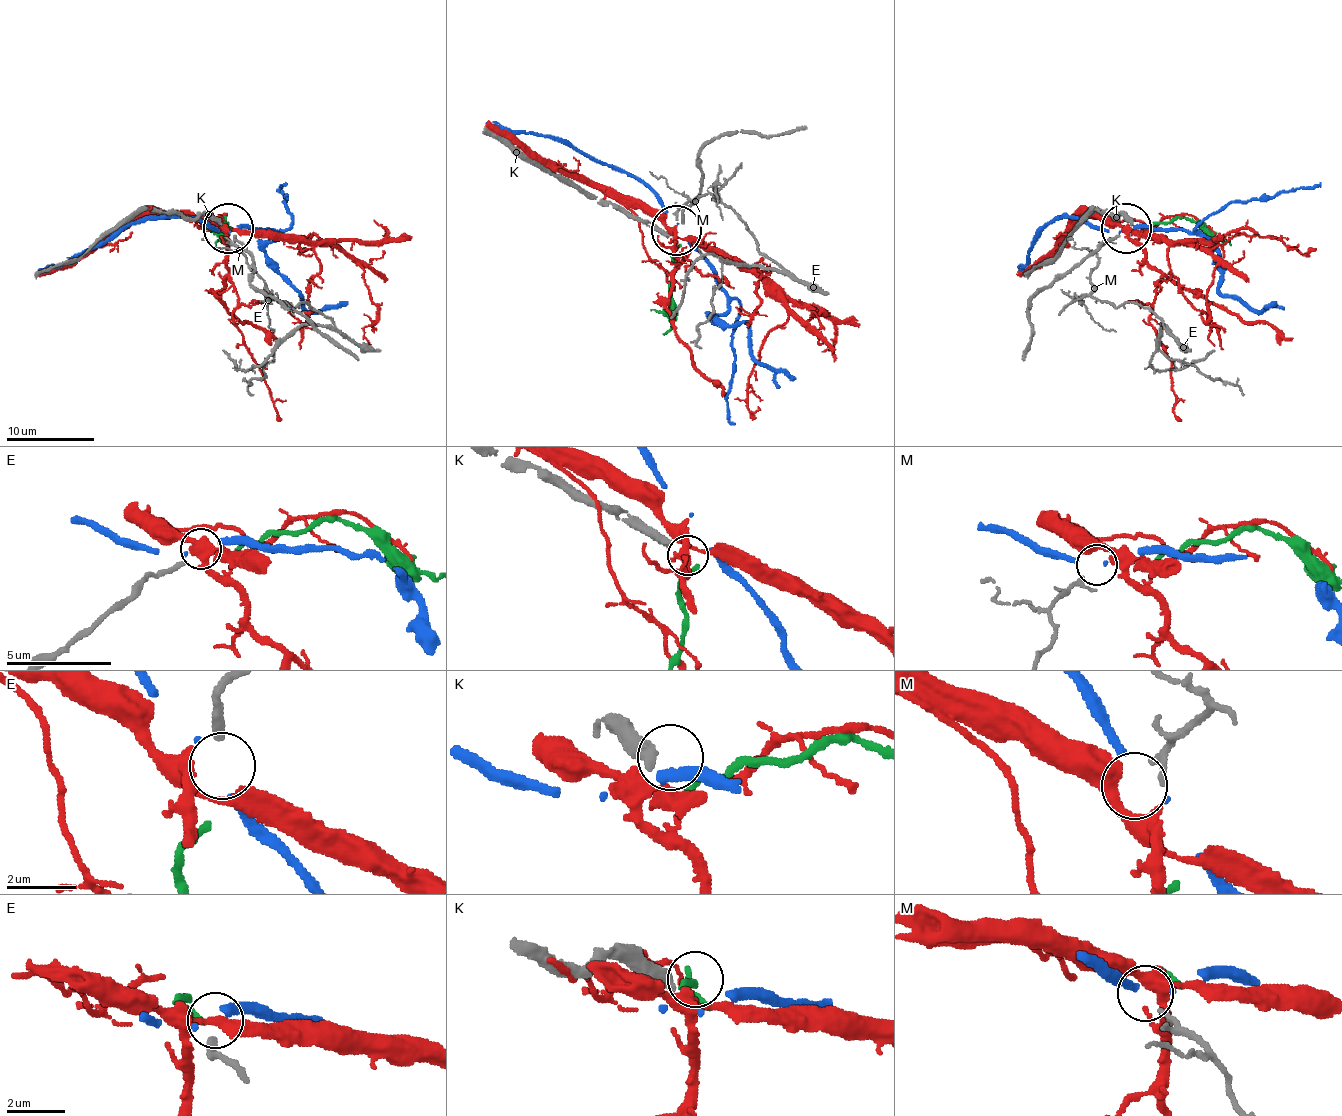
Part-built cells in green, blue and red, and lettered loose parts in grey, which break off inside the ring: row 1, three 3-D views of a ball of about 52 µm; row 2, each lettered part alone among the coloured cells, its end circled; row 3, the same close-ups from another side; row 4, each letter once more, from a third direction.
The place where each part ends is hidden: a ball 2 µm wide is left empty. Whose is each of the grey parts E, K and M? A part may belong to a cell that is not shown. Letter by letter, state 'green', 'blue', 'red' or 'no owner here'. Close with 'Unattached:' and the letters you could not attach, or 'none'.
E: no owner here
K: no owner here
M: red
Unattached: E, K

